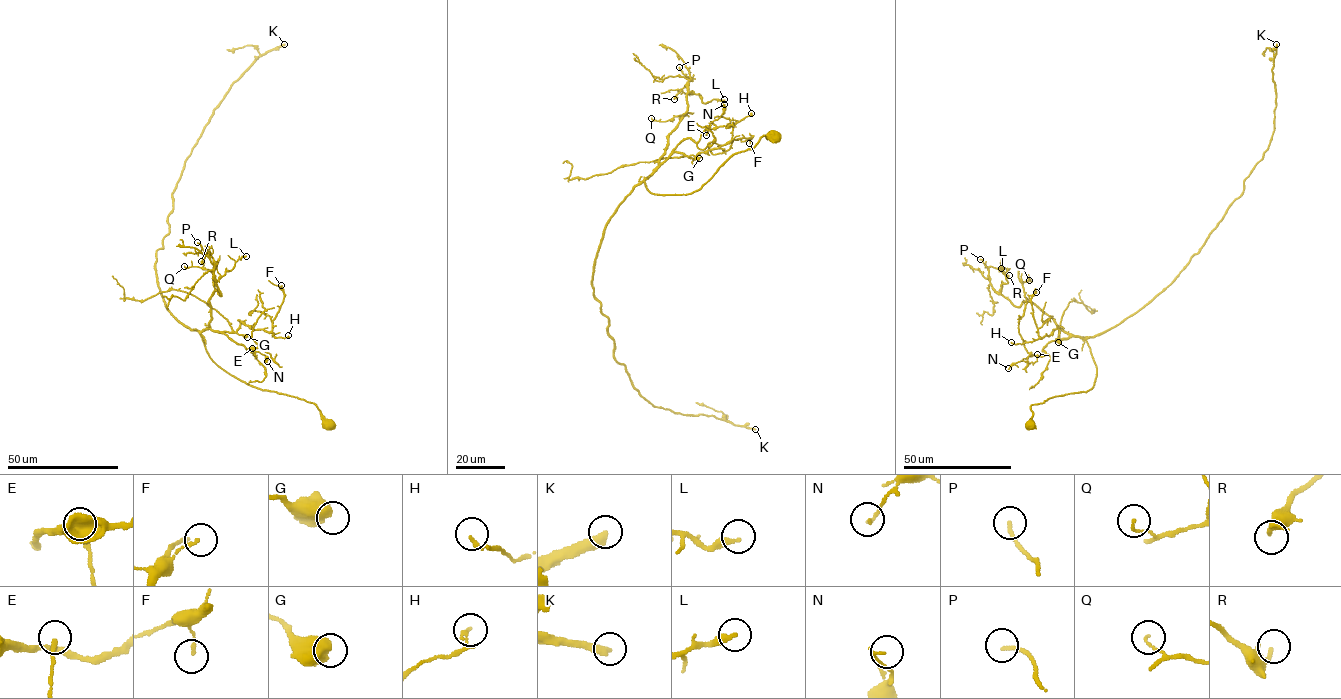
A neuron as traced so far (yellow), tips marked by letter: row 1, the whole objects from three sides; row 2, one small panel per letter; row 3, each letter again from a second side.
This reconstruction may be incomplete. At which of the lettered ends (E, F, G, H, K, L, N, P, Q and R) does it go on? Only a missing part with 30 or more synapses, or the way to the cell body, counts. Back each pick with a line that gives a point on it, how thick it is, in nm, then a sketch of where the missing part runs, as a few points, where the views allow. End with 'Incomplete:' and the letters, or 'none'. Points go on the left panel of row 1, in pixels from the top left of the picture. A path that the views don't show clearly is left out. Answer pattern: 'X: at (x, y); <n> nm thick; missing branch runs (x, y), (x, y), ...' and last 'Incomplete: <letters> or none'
K: at (284, 44); 360 nm thick; missing branch runs (284, 44), (339, 40), (399, 89), (412, 113), (410, 137), (413, 149), (418, 144), (418, 132)
Incomplete: K

